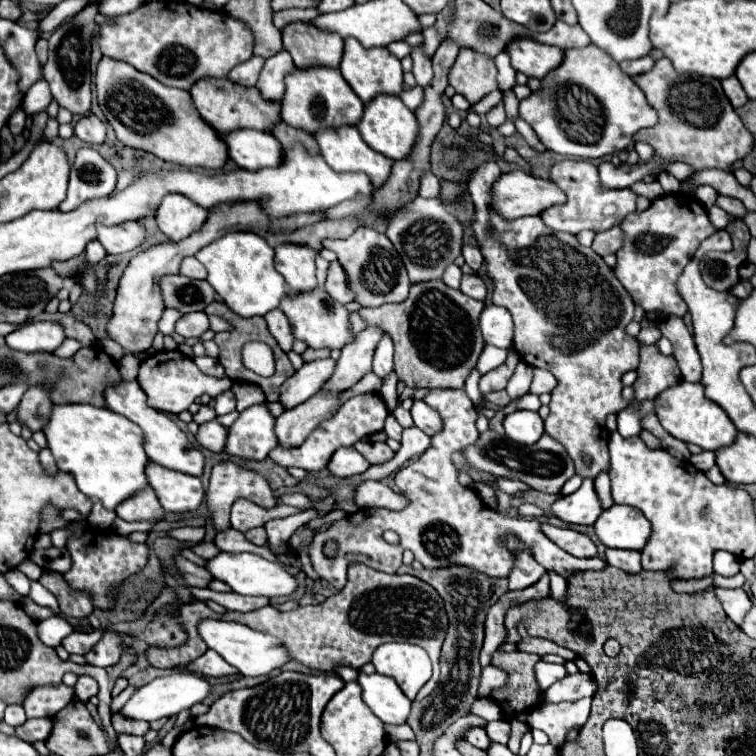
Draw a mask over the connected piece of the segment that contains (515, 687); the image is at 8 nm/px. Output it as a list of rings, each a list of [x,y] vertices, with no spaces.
[[[495,652],[491,664],[503,668],[509,672],[509,682],[505,688],[493,692],[493,698],[499,704],[509,704],[511,710],[531,710],[535,702],[539,702],[541,690],[537,690],[537,684],[533,680],[533,664],[539,660],[535,654],[527,652]]]

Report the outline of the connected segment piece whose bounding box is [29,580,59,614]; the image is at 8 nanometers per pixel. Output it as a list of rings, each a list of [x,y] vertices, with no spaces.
[[[31,580],[31,592],[29,592],[29,596],[31,596],[37,604],[41,604],[41,606],[49,606],[49,608],[55,610],[55,614],[59,614],[59,606],[57,606],[55,596],[51,596],[51,592],[47,592],[47,590],[39,584],[39,580],[37,580],[37,582]]]

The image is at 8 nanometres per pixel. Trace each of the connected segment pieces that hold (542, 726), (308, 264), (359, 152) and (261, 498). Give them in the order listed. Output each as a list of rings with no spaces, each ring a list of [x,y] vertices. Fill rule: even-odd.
[[[581,698],[577,702],[563,702],[563,706],[534,708],[529,713],[528,724],[531,728],[543,730],[553,746],[560,747],[565,742],[565,734],[573,726],[583,726],[587,722],[591,708],[591,698]]]
[[[285,242],[275,246],[275,268],[283,274],[289,286],[289,294],[297,294],[317,286],[315,256],[317,250],[305,244]]]
[[[343,126],[343,128],[329,128],[329,130],[321,130],[315,134],[315,140],[321,148],[321,156],[325,158],[325,162],[335,168],[335,172],[361,172],[361,174],[367,174],[373,188],[381,188],[389,174],[391,174],[391,168],[393,168],[393,160],[371,150],[365,140],[361,138],[359,130],[355,126]]]
[[[221,460],[219,464],[215,464],[213,472],[211,472],[209,488],[207,488],[207,516],[213,522],[217,532],[225,532],[231,528],[231,520],[229,520],[231,504],[241,496],[257,502],[261,508],[275,508],[277,506],[277,498],[269,486],[267,478],[261,472],[249,470],[243,464],[233,462],[233,460]]]

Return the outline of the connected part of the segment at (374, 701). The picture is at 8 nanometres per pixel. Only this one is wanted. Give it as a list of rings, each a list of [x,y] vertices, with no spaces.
[[[359,674],[359,686],[363,688],[363,700],[373,714],[387,724],[403,724],[409,716],[411,700],[403,696],[403,690],[389,676]]]

